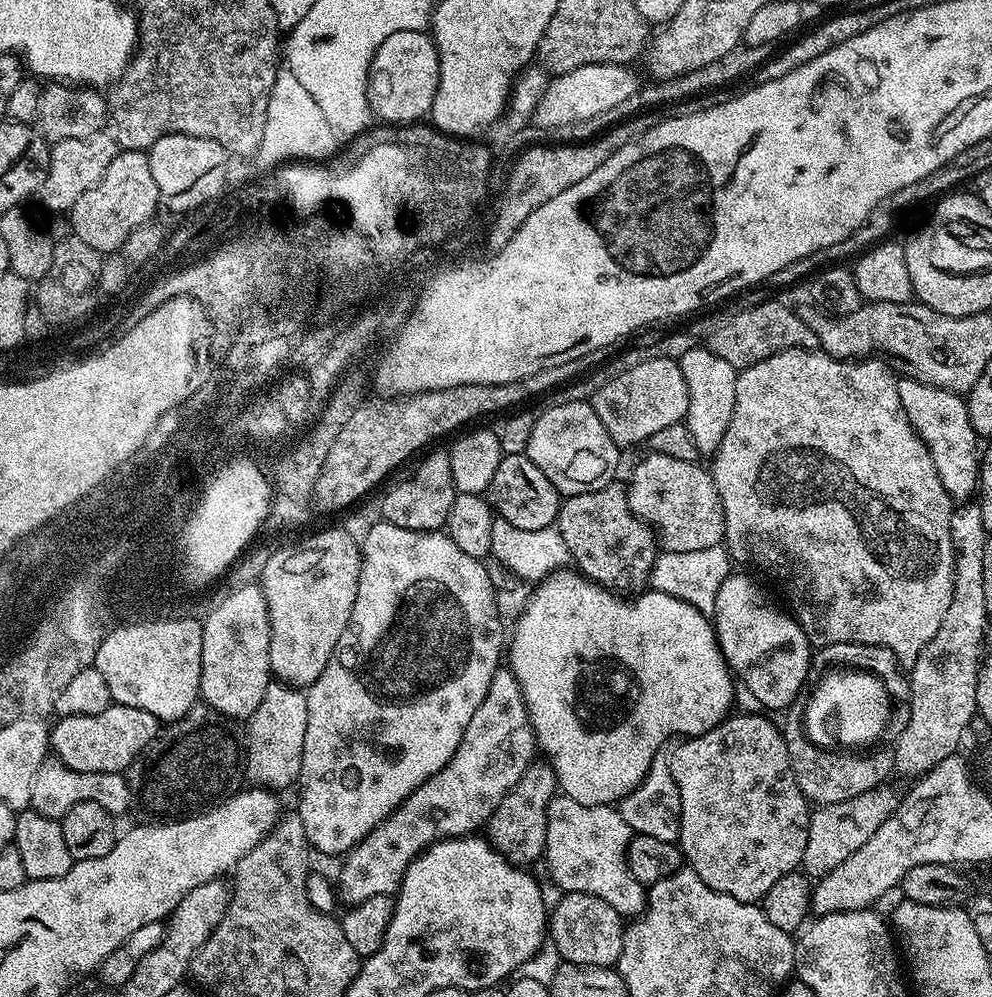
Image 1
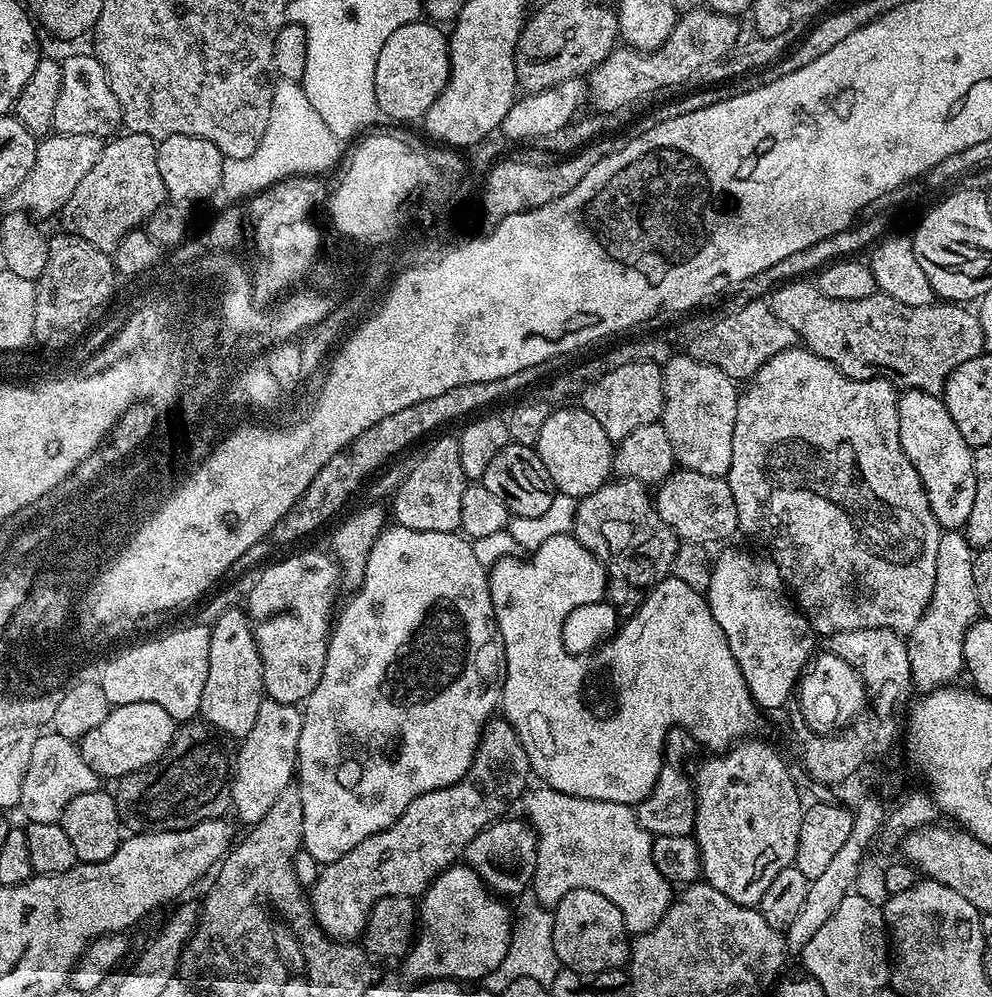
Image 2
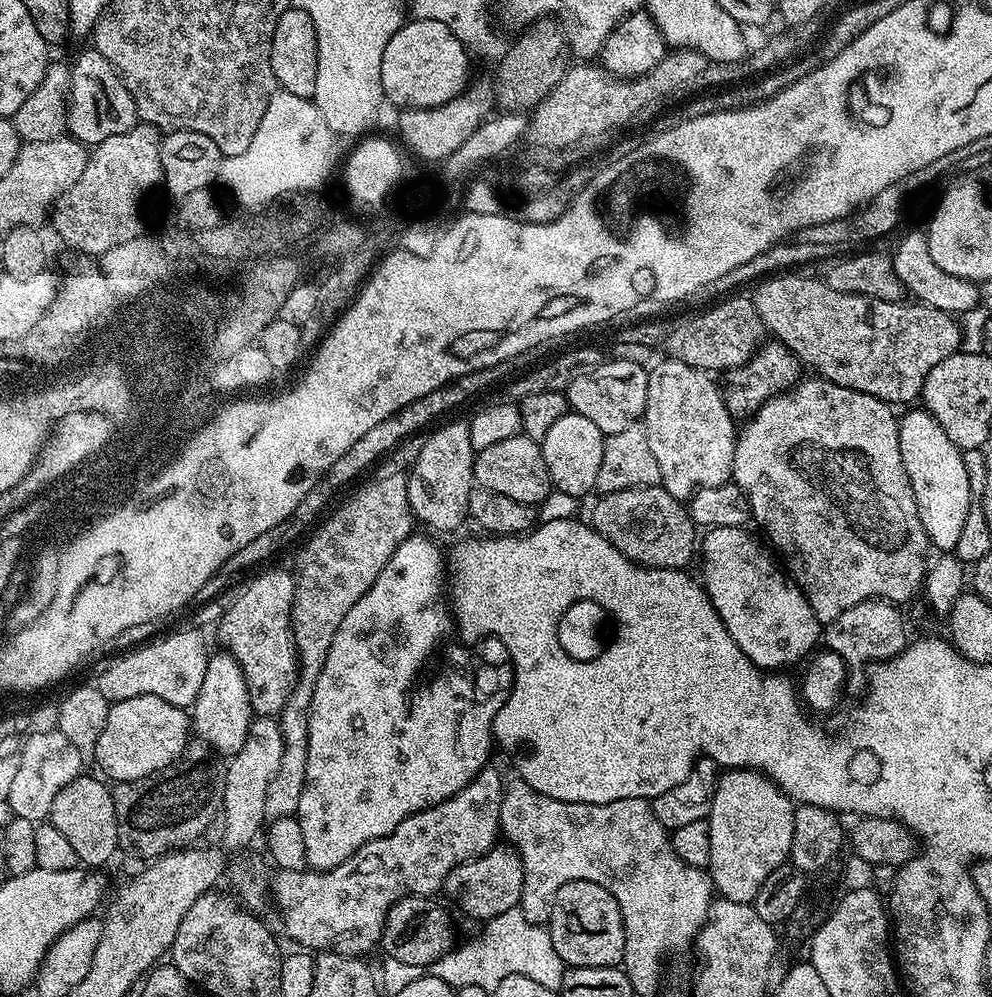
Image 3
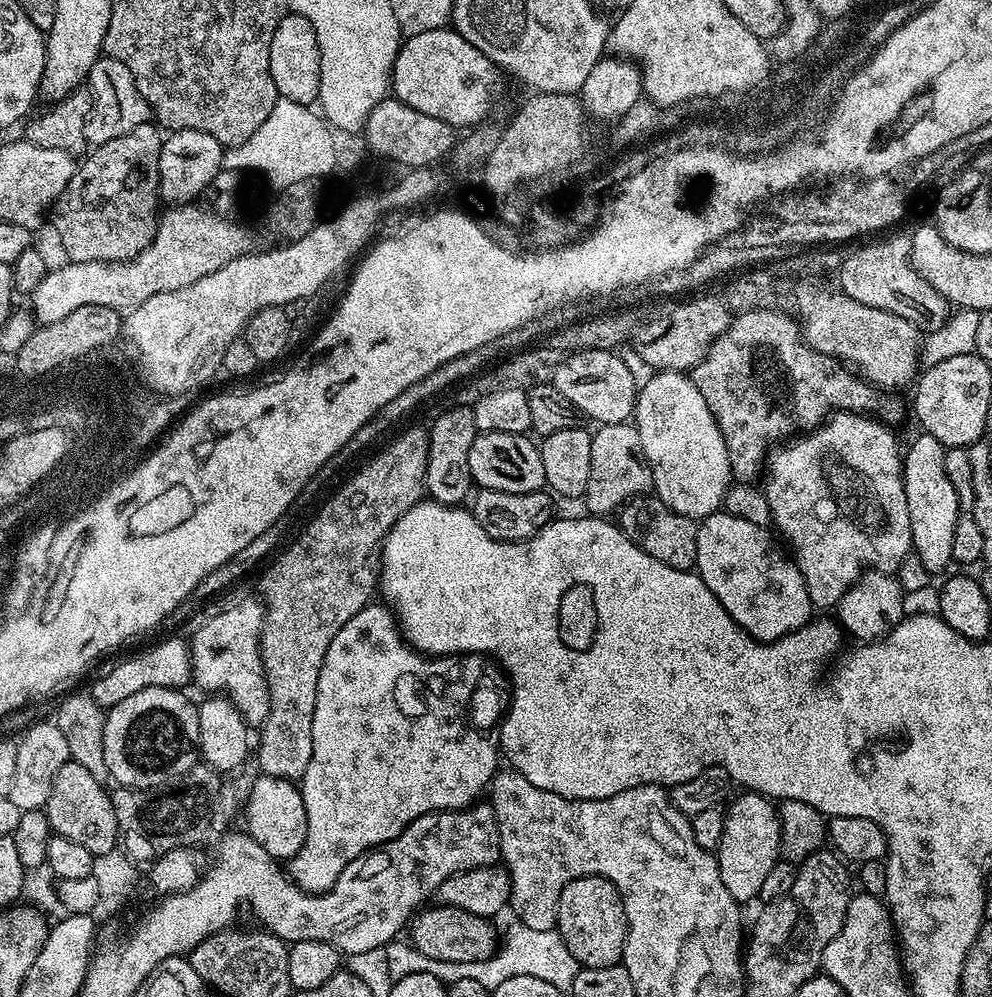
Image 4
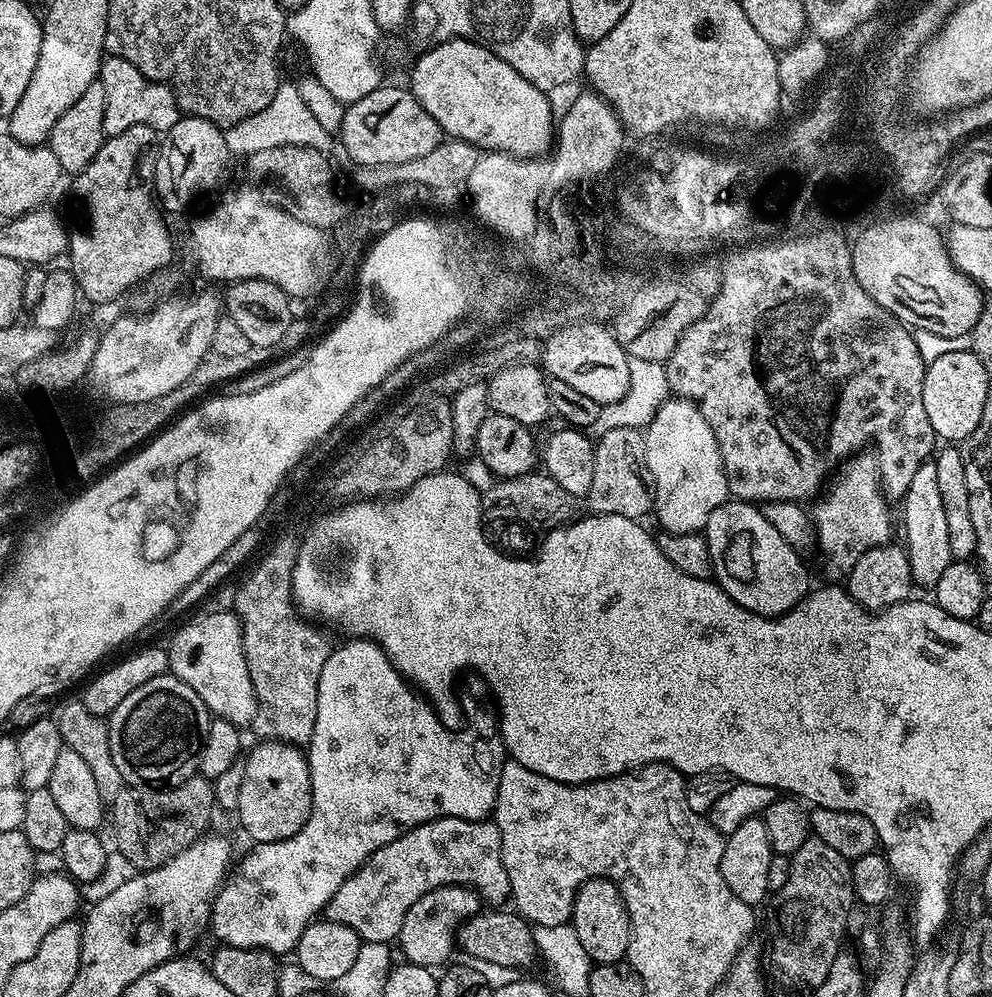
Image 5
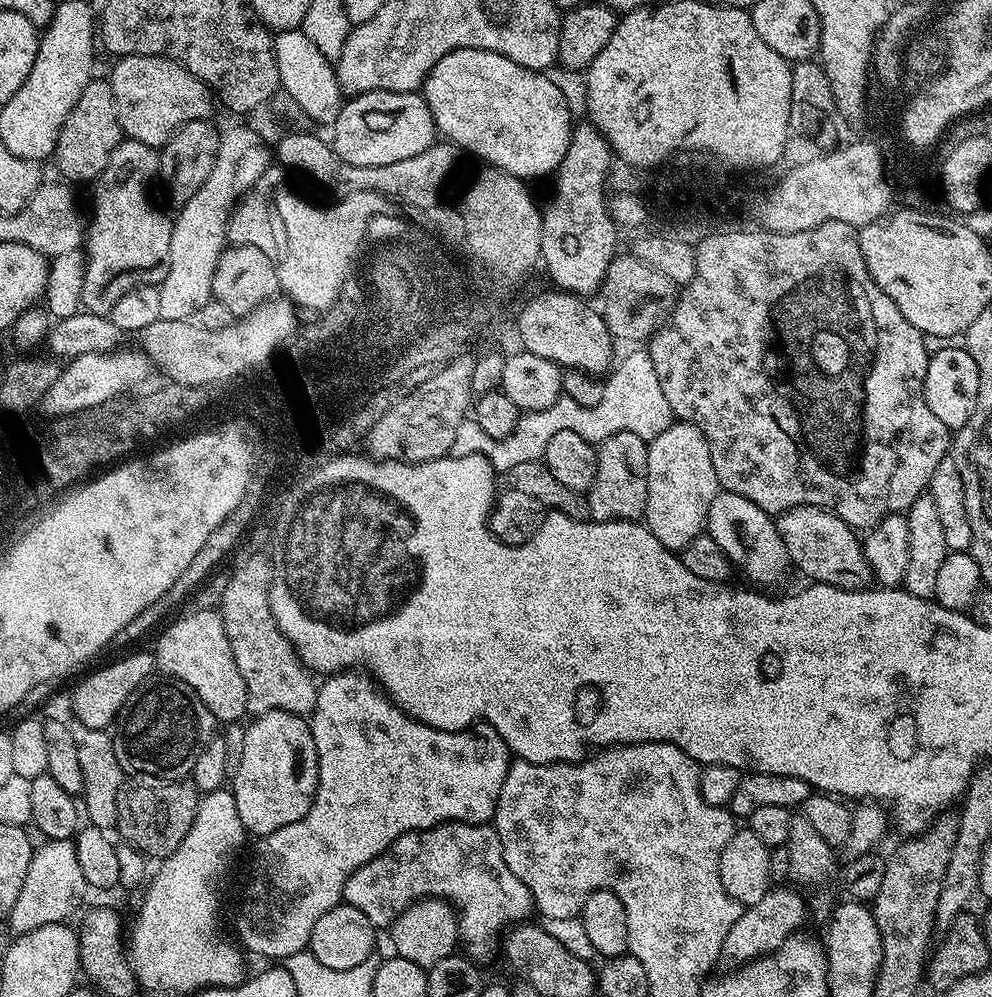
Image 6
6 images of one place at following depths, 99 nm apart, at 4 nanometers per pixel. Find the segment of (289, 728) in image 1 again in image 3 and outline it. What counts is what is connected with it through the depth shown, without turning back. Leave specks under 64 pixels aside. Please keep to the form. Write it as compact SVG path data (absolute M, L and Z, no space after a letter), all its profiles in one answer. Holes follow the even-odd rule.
M256 716L252 721L250 730L246 734L246 742L242 742L242 750L238 750L235 756L227 761L228 769L223 769L224 778L224 798L225 801L232 804L232 813L225 815L226 836L223 847L229 850L247 849L252 844L251 840L255 838L256 831L263 829L266 824L264 811L266 810L266 790L270 782L278 774L278 762L282 762L282 750L284 749L284 739L280 729L279 719L271 716Z

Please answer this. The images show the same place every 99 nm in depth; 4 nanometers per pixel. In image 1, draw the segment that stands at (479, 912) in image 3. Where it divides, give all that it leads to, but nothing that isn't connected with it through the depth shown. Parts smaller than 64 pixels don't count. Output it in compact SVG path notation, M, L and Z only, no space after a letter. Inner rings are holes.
M536 758L526 766L526 774L518 778L514 790L498 802L498 810L488 820L486 825L487 839L492 841L492 847L497 848L504 857L517 866L532 866L544 854L546 842L546 822L548 821L548 802L557 795L558 785L556 775L547 759Z

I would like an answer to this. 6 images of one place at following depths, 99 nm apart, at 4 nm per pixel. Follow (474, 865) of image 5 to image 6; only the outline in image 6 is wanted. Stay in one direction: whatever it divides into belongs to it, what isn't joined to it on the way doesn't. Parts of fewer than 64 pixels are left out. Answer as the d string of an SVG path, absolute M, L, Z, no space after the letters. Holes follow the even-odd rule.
M440 824L437 828L425 828L423 832L402 834L382 854L378 854L366 866L354 870L344 887L343 903L354 906L370 918L377 929L384 930L392 925L416 900L435 898L446 900L456 909L456 919L460 921L462 948L471 959L485 962L491 958L502 944L502 937L513 924L519 924L533 915L534 905L530 890L522 878L514 875L514 870L506 866L502 858L502 842L495 827L486 824Z

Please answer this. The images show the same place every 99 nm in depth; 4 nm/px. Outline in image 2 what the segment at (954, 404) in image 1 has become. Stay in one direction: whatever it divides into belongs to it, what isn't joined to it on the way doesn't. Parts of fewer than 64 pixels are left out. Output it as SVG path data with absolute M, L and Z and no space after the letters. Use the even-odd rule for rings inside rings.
M909 388L899 393L898 406L898 438L902 442L902 450L906 450L906 458L918 470L922 478L922 486L928 495L930 510L934 510L934 518L941 529L963 529L966 518L970 518L970 509L974 503L974 458L972 448L962 438L958 426L954 426L954 418L950 418L950 410L946 410L943 399L935 392L923 392Z

